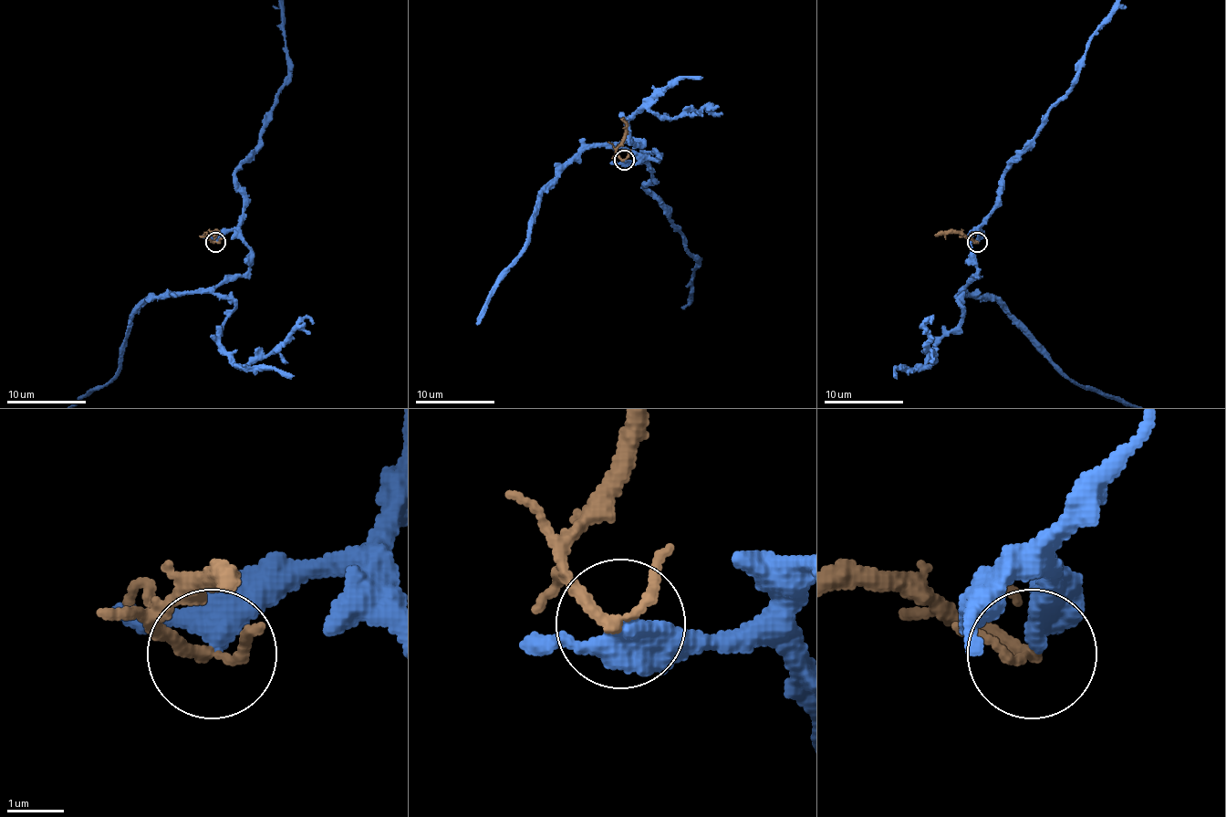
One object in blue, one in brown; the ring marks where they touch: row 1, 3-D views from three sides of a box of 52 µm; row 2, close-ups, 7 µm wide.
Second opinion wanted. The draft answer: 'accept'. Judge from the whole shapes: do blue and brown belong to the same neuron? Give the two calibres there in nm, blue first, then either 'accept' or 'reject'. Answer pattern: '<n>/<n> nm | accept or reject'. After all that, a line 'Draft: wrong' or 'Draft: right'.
400/170 nm | reject
Draft: wrong

